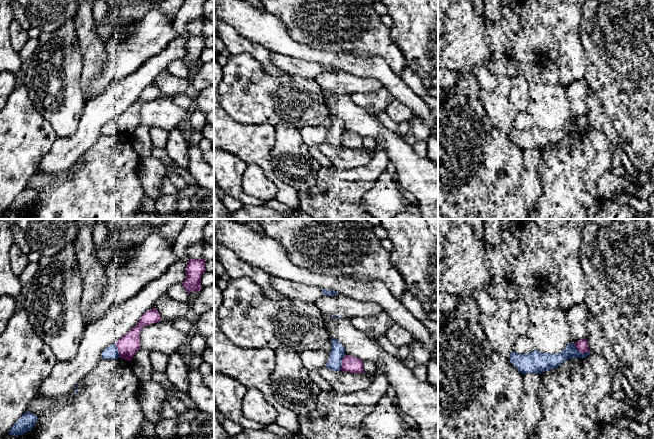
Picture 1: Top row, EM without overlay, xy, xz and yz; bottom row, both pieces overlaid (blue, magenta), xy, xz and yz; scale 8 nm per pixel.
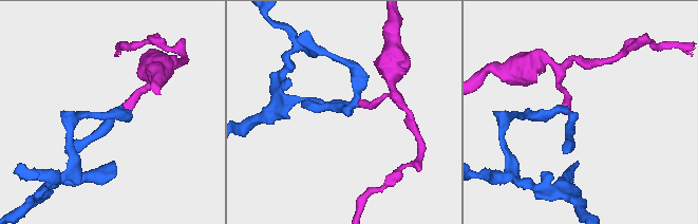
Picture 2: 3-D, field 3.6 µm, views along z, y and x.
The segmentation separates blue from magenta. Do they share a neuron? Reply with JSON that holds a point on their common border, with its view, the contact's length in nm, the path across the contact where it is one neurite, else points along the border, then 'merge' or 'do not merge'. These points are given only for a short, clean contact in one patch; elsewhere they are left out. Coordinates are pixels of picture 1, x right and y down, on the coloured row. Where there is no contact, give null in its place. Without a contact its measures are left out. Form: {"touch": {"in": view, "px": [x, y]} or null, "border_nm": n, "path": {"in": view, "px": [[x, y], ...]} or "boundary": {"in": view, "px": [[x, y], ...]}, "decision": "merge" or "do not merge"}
{"touch": {"in": "yz", "px": [580, 352]}, "border_nm": 150, "decision": "do not merge"}

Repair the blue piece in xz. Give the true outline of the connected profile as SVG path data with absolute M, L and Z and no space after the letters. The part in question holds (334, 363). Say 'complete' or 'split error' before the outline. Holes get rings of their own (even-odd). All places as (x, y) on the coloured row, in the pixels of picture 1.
complete; M332 337L331 343L332 351L330 352L330 357L325 368L333 371L340 371L342 366L342 359L346 355L345 348L339 340Z

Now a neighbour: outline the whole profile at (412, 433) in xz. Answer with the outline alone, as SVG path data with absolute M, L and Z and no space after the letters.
M410 427L407 434L397 439L421 439L418 429Z

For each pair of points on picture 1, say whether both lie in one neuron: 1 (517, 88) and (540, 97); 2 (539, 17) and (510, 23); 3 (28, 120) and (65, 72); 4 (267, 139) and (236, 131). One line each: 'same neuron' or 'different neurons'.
1: different neurons
2: different neurons
3: different neurons
4: same neuron

